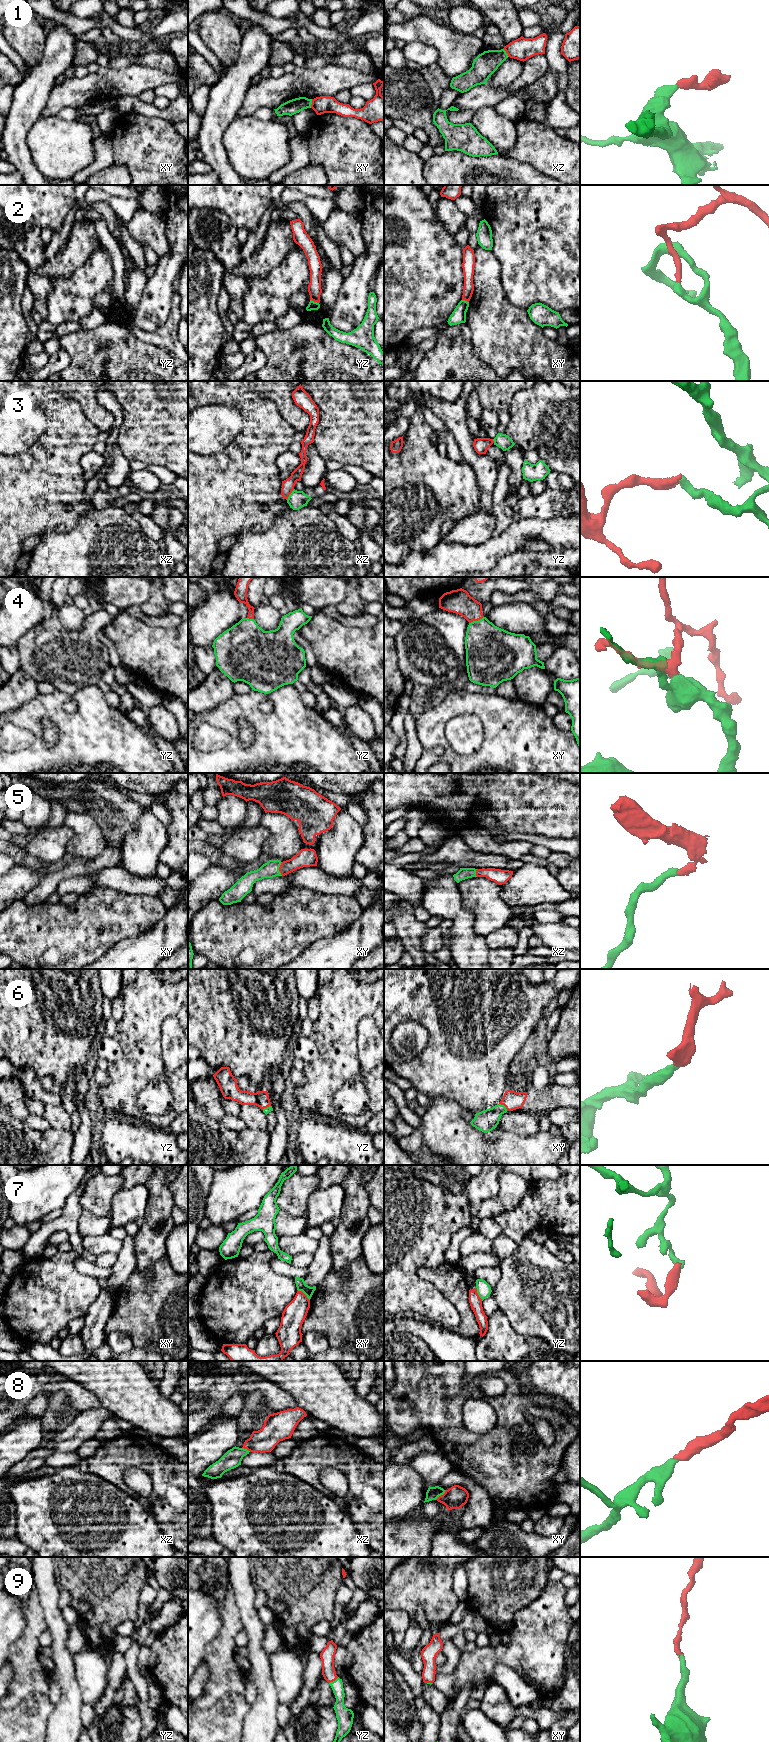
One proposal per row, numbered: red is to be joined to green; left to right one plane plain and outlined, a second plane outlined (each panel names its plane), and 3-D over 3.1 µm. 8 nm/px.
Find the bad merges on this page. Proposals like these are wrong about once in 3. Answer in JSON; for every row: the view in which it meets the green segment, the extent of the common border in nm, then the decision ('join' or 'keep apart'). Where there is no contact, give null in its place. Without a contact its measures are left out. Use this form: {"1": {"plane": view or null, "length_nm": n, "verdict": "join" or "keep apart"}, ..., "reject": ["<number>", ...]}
{"1": {"plane": "xy", "length_nm": 70, "verdict": "keep apart"}, "2": {"plane": "yz", "length_nm": 80, "verdict": "keep apart"}, "3": {"plane": "xz", "length_nm": 110, "verdict": "keep apart"}, "4": {"plane": "xy", "length_nm": 130, "verdict": "join"}, "5": {"plane": "xy", "length_nm": 110, "verdict": "join"}, "6": {"plane": "xy", "length_nm": 90, "verdict": "join"}, "7": {"plane": "yz", "length_nm": 120, "verdict": "keep apart"}, "8": {"plane": "xy", "length_nm": 120, "verdict": "join"}, "9": {"plane": "yz", "length_nm": 90, "verdict": "join"}, "reject": ["1", "2", "3", "7"]}

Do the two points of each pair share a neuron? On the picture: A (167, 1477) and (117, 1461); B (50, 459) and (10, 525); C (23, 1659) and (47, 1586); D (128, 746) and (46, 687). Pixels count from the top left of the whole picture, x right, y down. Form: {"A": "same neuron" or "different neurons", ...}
{"A": "same neuron", "B": "same neuron", "C": "different neurons", "D": "different neurons"}

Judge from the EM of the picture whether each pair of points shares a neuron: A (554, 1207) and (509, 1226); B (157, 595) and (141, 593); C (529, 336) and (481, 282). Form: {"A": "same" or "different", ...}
{"A": "same", "B": "different", "C": "same"}

